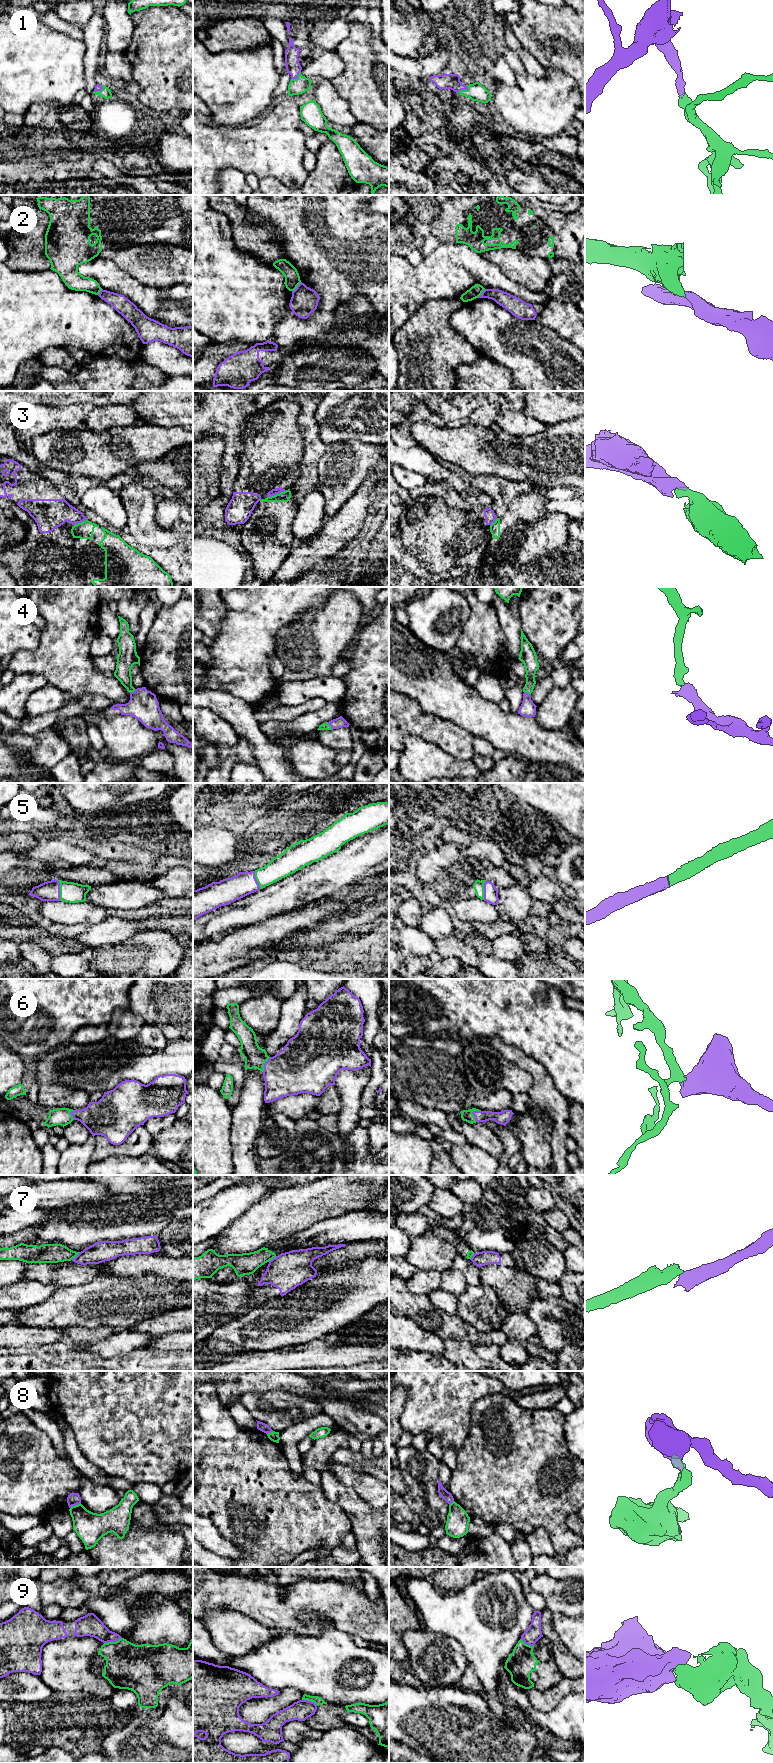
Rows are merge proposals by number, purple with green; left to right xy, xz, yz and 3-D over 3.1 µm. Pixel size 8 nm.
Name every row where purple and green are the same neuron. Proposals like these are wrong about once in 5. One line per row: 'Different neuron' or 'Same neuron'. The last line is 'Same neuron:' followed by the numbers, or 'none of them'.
1: Same neuron
2: Different neuron
3: Different neuron
4: Same neuron
5: Same neuron
6: Same neuron
7: Different neuron
8: Different neuron
9: Different neuron
Same neuron: 1, 4, 5, 6

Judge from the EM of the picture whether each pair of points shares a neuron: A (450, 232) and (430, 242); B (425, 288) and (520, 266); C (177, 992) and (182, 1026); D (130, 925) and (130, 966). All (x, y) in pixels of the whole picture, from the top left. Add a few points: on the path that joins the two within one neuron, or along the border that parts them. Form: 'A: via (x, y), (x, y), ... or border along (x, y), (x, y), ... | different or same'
A: border along (432, 234), (441, 242) | different
B: border along (482, 257), (495, 263), (510, 279), (521, 284) | different
C: via (177, 1000), (177, 1018) | same
D: border along (142, 929), (122, 941), (108, 945) | different

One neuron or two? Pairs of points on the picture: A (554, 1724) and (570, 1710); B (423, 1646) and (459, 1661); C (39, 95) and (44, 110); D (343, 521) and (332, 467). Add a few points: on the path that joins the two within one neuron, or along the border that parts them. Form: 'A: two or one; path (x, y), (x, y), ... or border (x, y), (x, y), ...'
A: one; path (558, 1721), (566, 1714)
B: one; path (432, 1652), (444, 1652), (450, 1656)
C: two; border (65, 104), (55, 101), (34, 102), (23, 115)
D: two; border (356, 491), (327, 519)

